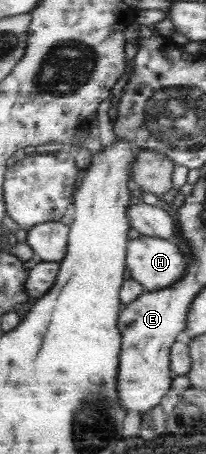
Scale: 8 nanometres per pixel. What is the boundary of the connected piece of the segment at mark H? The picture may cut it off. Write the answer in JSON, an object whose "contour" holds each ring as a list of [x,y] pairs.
{"contour":[[[142,235],[134,240],[128,239],[125,268],[130,272],[130,279],[140,283],[146,292],[157,291],[176,283],[176,280],[182,280],[186,266],[188,266],[186,257],[173,241]]]}

